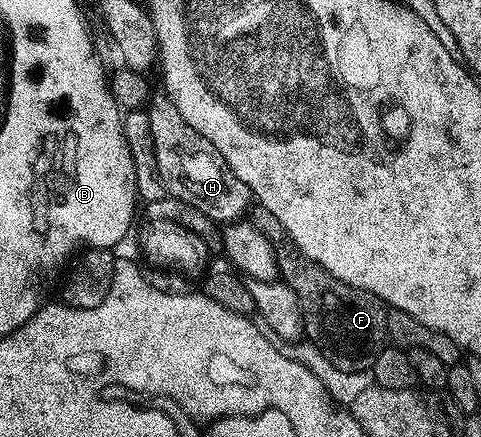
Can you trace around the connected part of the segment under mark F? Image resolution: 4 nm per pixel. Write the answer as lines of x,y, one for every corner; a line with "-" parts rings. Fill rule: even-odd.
255,202
248,212
248,219
256,229
260,229
260,233
264,233
264,237
268,237
274,250
274,260
278,262
278,275
281,282
287,283
292,289
292,293
296,293
305,338
314,346
319,347
324,353
324,357
328,357
328,361
332,361
332,365
336,365
336,369
371,370
376,357
388,343
387,304
364,289
353,287
332,277
332,273
328,273
320,265
316,265
316,261
307,257
286,236
284,225
280,225
280,221
276,221
276,216
268,209
264,209
264,205

